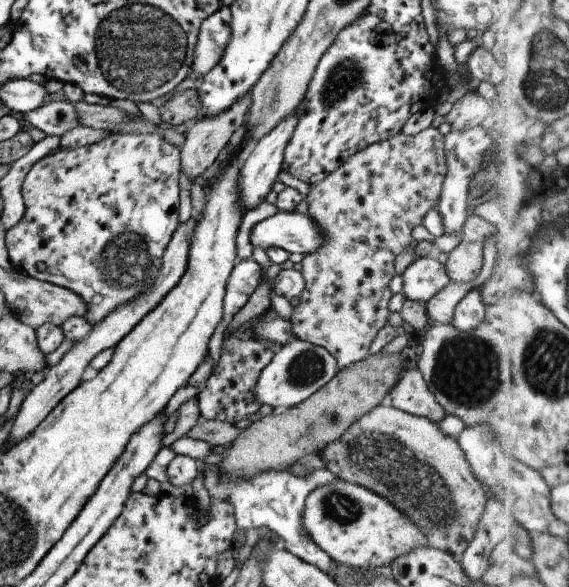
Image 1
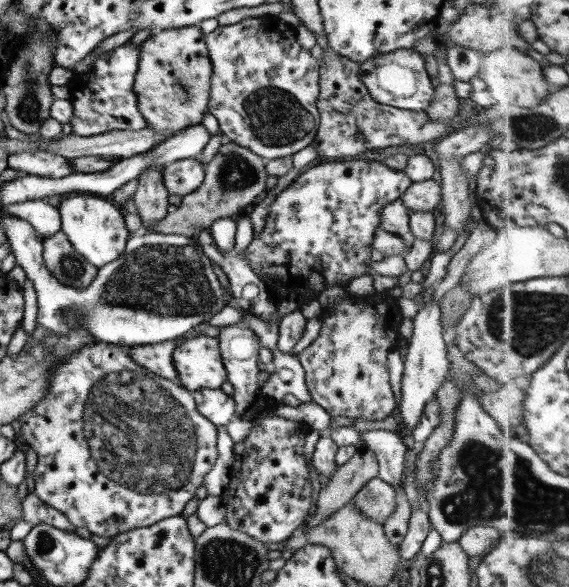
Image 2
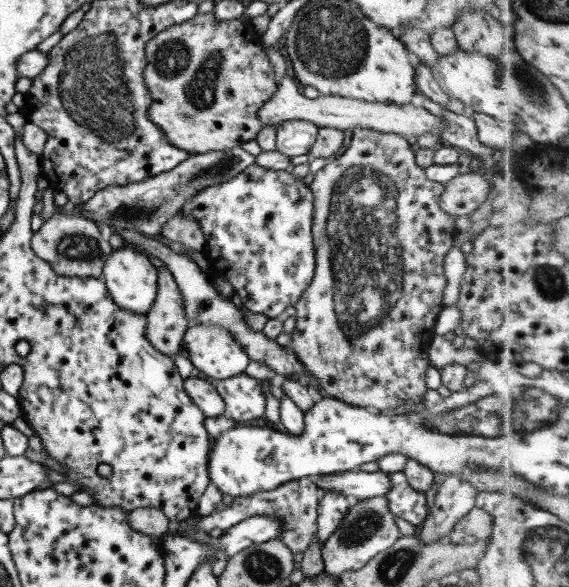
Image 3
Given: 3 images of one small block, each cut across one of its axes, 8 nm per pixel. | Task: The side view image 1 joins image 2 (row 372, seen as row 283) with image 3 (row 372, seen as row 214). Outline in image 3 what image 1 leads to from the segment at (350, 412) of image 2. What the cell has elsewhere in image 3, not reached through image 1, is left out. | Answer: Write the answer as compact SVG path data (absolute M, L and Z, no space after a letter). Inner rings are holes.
M356 129L350 145L340 157L329 159L325 166L318 170L309 188L313 193L313 223L311 233L315 246L315 275L308 288L302 293L296 308L296 329L291 333L289 349L294 351L302 366L320 383L325 395L340 402L359 408L369 408L377 412L389 412L404 402L418 405L424 402L428 390L426 369L431 364L428 358L428 345L436 335L434 325L437 316L443 309L443 292L447 283L444 272L446 253L452 248L458 234L455 225L456 216L440 208L442 184L428 180L425 169L415 163L415 152L407 138L396 133L381 133L372 129Z

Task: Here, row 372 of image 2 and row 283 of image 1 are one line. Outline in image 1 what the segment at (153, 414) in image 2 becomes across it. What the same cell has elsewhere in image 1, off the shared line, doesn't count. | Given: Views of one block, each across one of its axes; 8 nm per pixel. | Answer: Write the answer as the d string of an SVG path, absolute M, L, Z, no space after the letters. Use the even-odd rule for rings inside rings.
M159 133L148 134L113 134L102 141L78 149L59 148L56 152L42 157L32 166L26 175L22 185L23 203L25 204L24 216L20 222L13 226L6 234L5 241L11 260L11 266L38 280L58 285L75 292L86 305L85 319L91 328L95 327L104 317L108 316L115 308L133 301L141 293L146 292L153 286L157 274L161 272L163 254L171 241L176 227L180 224L179 219L179 185L181 184L181 149L171 145Z

